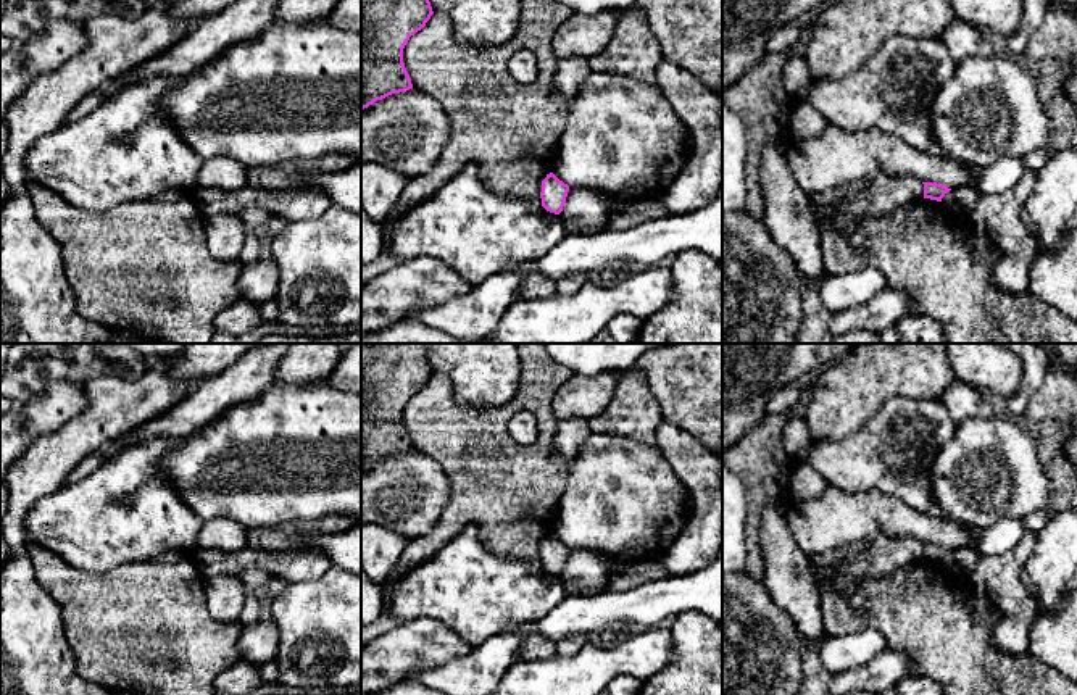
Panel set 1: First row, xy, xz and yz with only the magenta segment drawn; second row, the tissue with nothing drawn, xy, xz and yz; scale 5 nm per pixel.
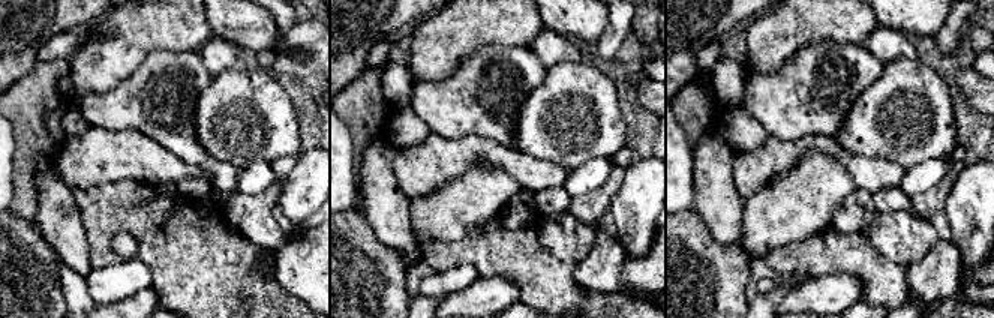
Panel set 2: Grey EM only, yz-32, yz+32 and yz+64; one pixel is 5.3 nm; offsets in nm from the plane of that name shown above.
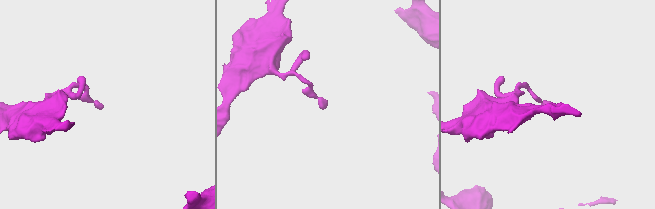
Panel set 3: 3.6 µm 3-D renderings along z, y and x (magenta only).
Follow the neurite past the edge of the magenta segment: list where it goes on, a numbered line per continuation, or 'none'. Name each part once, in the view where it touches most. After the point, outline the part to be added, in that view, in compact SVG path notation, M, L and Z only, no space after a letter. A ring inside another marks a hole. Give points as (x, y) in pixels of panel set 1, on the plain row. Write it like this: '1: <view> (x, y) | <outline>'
none

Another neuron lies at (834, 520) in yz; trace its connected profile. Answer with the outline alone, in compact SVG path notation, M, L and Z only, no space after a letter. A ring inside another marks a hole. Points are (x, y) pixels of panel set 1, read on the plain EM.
M827 484L819 497L792 503L787 518L795 542L809 558L879 532L888 537L914 537L948 550L969 543L969 535L958 521L919 513L877 489L845 492Z

